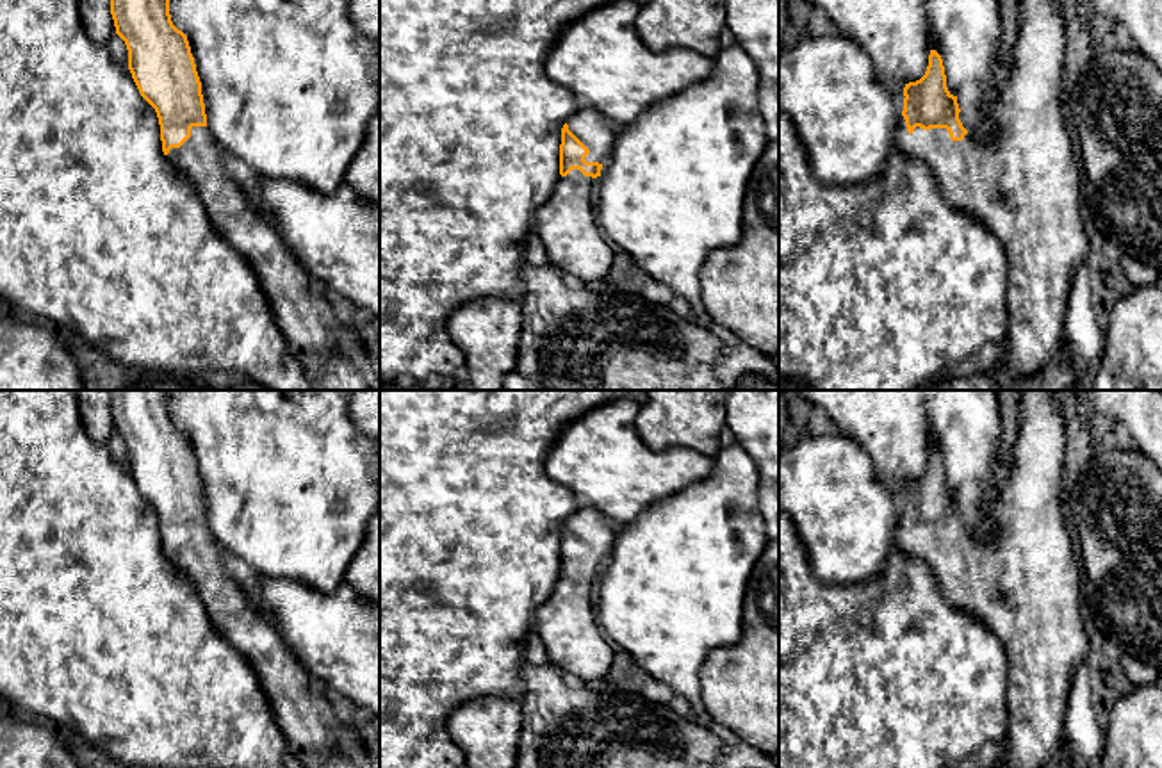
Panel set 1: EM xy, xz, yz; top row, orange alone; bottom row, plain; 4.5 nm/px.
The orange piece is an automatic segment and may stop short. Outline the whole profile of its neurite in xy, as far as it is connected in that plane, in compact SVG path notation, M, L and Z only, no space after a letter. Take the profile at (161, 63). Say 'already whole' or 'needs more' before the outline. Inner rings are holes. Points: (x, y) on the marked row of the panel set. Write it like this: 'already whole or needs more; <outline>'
needs more; M110 0L110 14L127 45L132 78L157 112L164 155L191 184L216 230L255 271L312 390L380 390L362 333L337 319L274 225L225 171L221 148L207 128L194 57L187 36L171 21L169 0Z

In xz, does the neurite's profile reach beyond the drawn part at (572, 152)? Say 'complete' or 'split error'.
split error

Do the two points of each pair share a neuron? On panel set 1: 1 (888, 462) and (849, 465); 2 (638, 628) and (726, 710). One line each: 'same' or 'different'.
1: different
2: different

